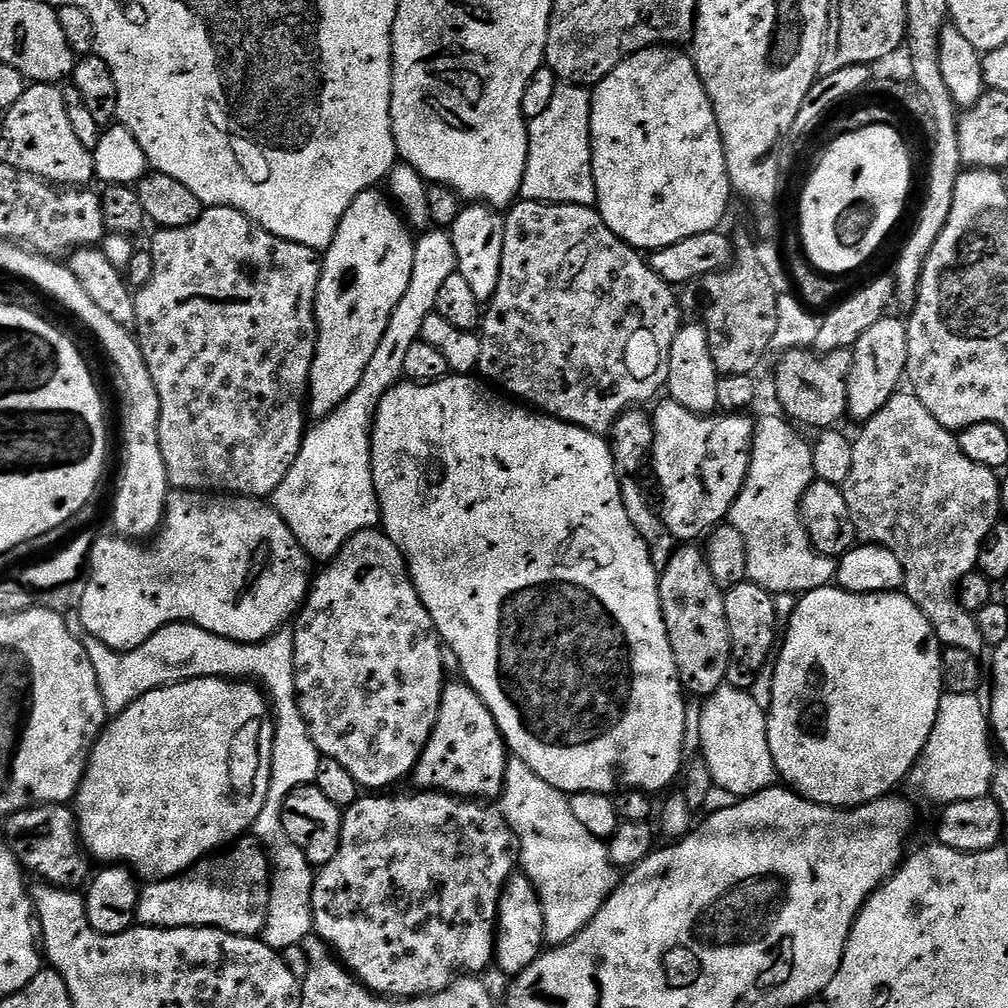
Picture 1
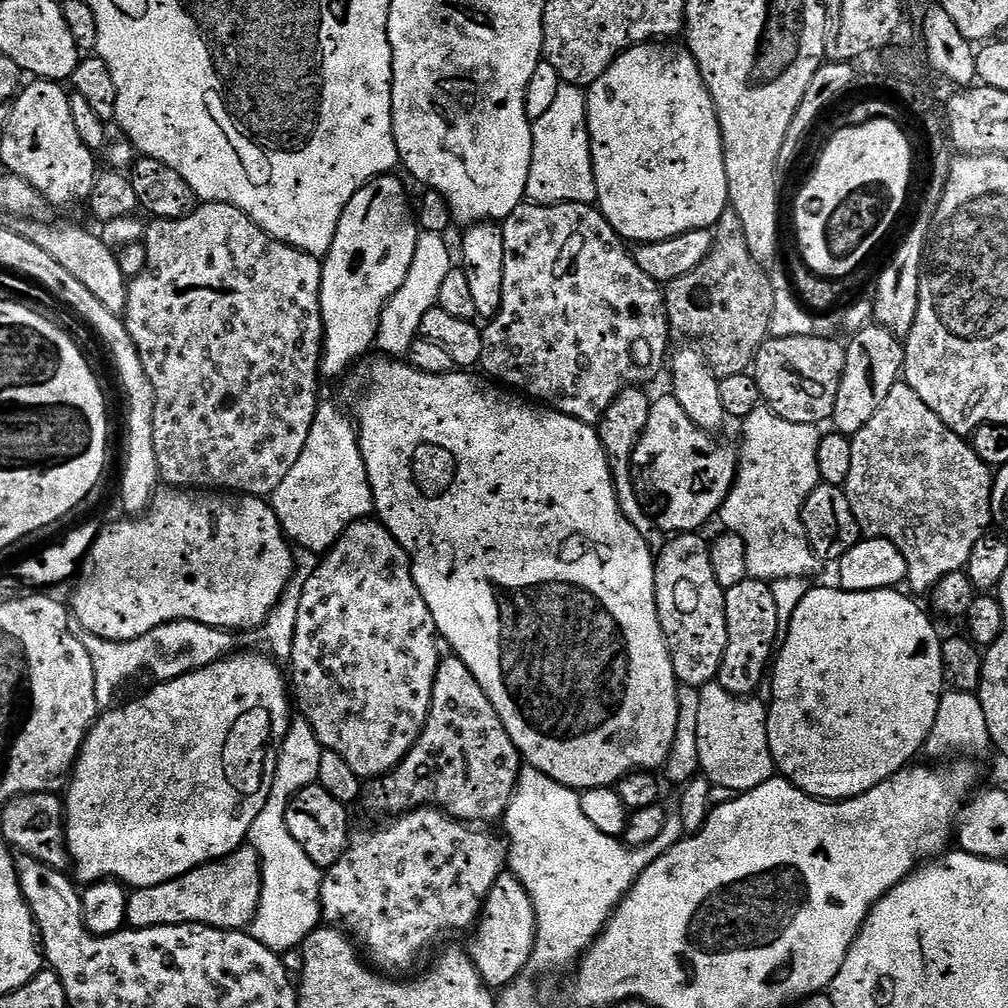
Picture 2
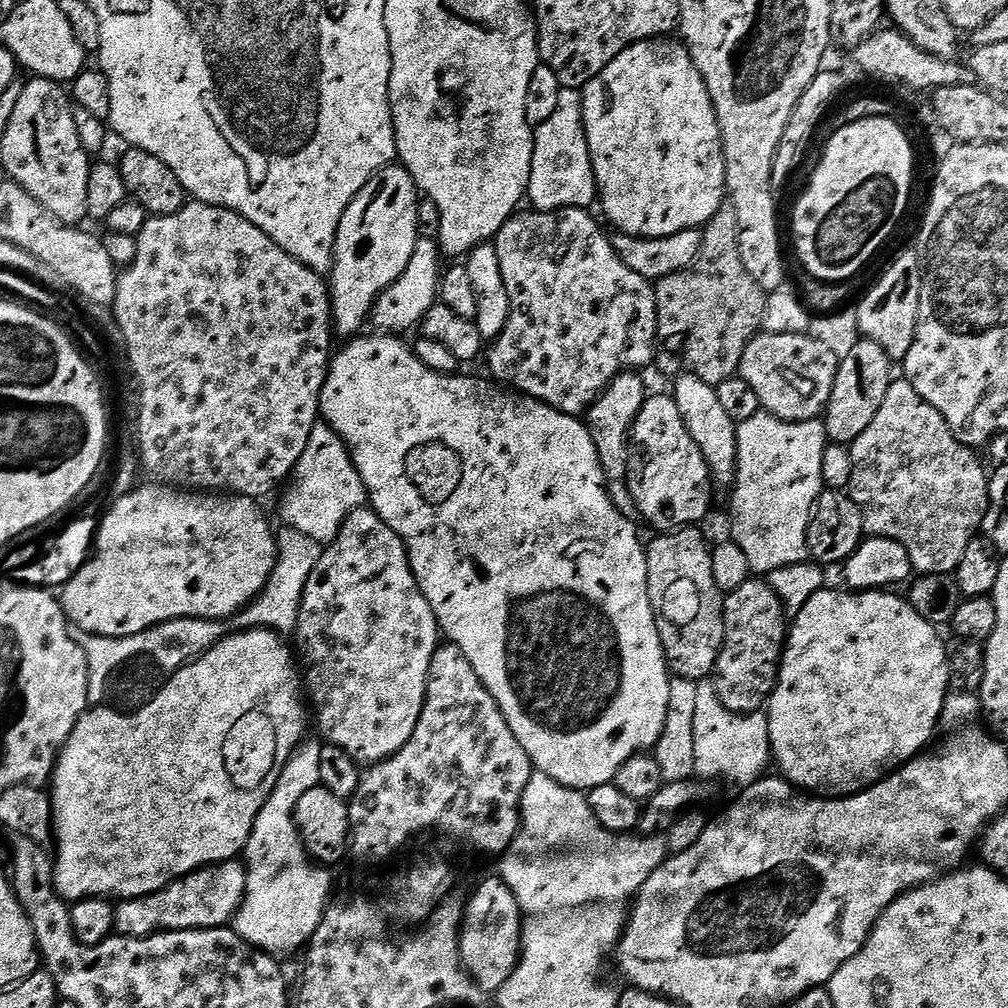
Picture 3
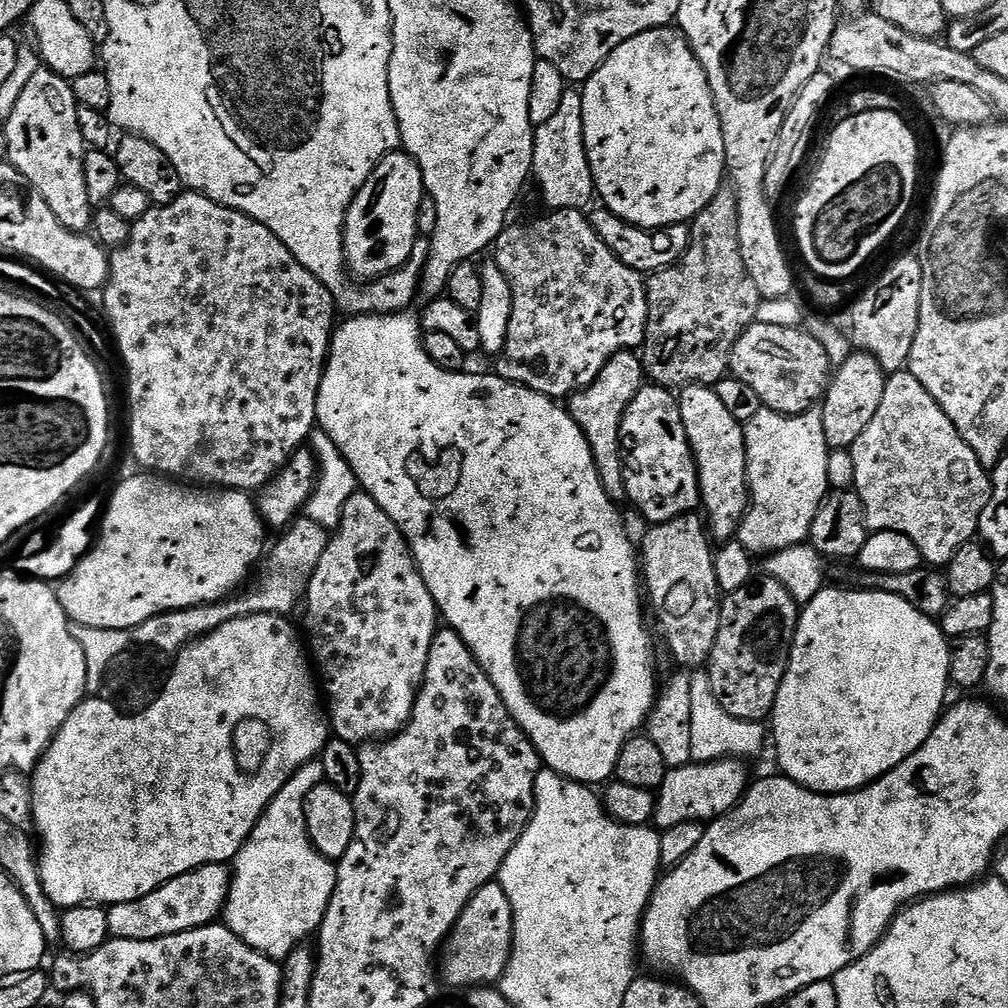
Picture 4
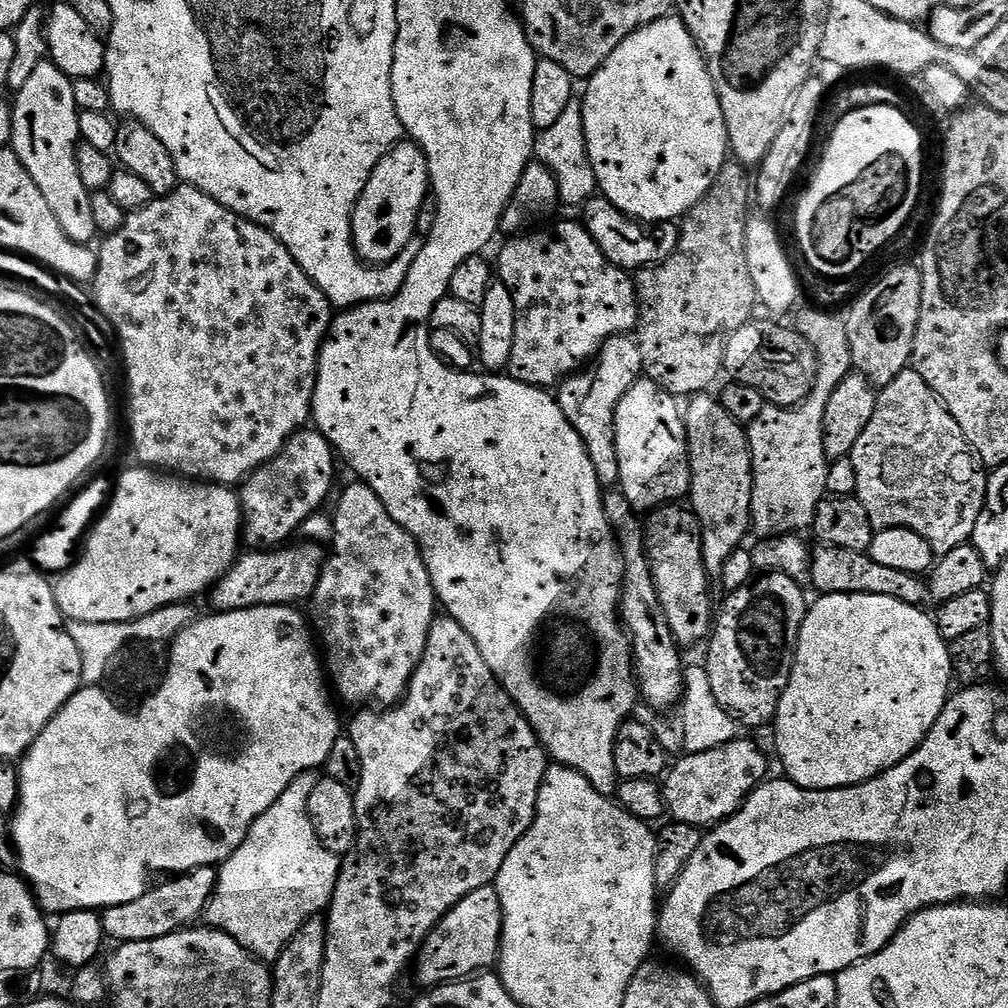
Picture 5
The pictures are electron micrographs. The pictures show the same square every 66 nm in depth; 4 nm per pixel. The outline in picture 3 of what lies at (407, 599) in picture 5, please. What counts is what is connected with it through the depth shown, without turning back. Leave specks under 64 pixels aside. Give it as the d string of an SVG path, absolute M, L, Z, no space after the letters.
M371 506L358 508L351 512L342 522L339 534L331 544L321 551L318 566L314 570L314 574L310 574L310 582L306 582L294 639L296 639L296 644L294 640L295 651L302 661L302 683L306 689L307 699L314 709L314 724L315 727L316 724L320 727L321 734L319 733L319 735L327 743L342 746L342 750L346 750L346 754L350 754L350 758L354 758L357 764L371 766L377 764L379 760L385 760L398 754L398 750L402 750L402 746L406 746L406 742L410 742L410 734L414 734L414 726L418 726L418 718L422 718L422 706L428 689L430 662L441 643L442 633L430 602L426 602L426 594L422 594L422 590L414 578L414 570L408 561L408 548L404 545L404 539L398 534L394 534L394 530L390 530L390 526L386 526L386 522L382 522L382 518Z

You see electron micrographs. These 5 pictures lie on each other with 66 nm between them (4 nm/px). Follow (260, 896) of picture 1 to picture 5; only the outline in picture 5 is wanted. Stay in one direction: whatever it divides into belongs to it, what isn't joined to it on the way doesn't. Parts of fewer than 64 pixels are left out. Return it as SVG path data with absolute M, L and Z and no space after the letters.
M215 867L196 868L175 878L168 878L165 884L149 887L142 898L134 898L134 902L122 902L118 906L103 909L100 921L104 927L104 935L109 941L116 940L120 944L130 942L146 942L154 938L162 938L171 932L181 931L205 915L212 895L216 893Z

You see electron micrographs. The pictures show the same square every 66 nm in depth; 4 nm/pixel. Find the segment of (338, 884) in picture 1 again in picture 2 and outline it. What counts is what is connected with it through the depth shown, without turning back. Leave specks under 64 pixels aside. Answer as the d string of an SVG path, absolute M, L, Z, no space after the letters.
M435 806L416 808L413 812L406 812L402 816L389 819L381 824L384 825L374 829L373 832L353 831L348 837L348 848L342 854L342 858L338 858L338 862L334 862L331 868L323 873L324 881L320 887L320 914L325 925L335 926L355 938L375 969L384 974L408 974L411 973L408 971L423 958L424 951L431 944L438 943L443 936L448 936L451 932L464 932L468 927L471 929L479 921L480 912L484 909L484 903L490 894L490 890L496 885L496 879L499 878L501 872L505 871L508 850L501 837L499 840L494 833L483 832L480 829L483 827L473 826L471 823L462 820L455 820Z

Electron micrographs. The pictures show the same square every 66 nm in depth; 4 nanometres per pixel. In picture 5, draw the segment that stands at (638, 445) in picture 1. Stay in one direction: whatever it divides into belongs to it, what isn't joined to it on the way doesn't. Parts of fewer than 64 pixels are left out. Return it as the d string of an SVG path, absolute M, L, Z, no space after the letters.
M631 335L612 336L596 353L594 359L583 370L577 370L564 377L555 389L554 395L566 422L578 430L578 438L590 454L590 463L598 474L601 485L616 486L620 483L618 474L618 450L614 446L614 414L622 394L644 376L642 350Z

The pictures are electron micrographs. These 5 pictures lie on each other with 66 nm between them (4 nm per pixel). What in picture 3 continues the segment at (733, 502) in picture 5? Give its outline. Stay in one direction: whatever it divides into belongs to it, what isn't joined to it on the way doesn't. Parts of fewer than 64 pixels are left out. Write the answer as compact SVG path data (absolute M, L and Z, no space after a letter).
M686 372L675 377L676 392L674 399L678 406L678 414L682 414L682 422L686 422L686 430L694 438L696 445L702 450L708 468L712 471L712 479L717 485L731 485L736 478L736 421L726 414L726 410L718 402L718 394L713 385L707 384L702 378Z

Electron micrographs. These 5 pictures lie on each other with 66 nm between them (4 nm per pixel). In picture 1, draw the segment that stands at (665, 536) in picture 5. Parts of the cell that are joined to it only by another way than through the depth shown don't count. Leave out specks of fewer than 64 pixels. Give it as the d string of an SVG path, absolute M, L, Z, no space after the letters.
M692 542L677 547L668 565L659 573L660 605L681 687L695 697L705 698L727 679L732 643L726 622L725 589L715 584L705 553L696 547Z

